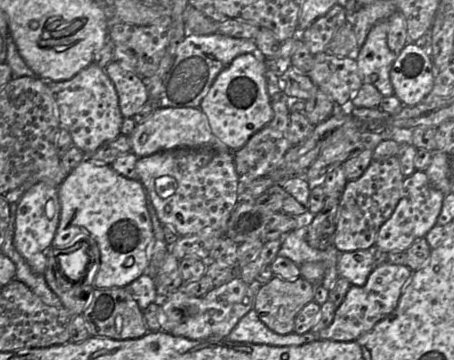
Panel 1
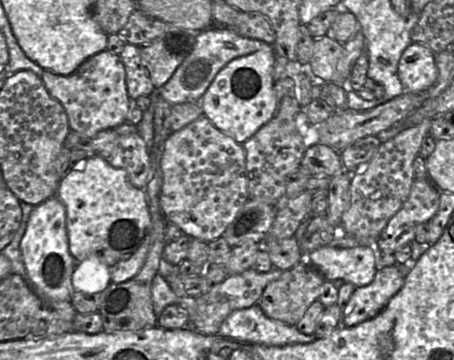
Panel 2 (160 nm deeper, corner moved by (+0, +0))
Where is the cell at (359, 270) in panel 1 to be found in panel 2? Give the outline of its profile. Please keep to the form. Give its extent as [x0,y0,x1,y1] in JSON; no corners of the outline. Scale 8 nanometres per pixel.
[304,246,377,288]

